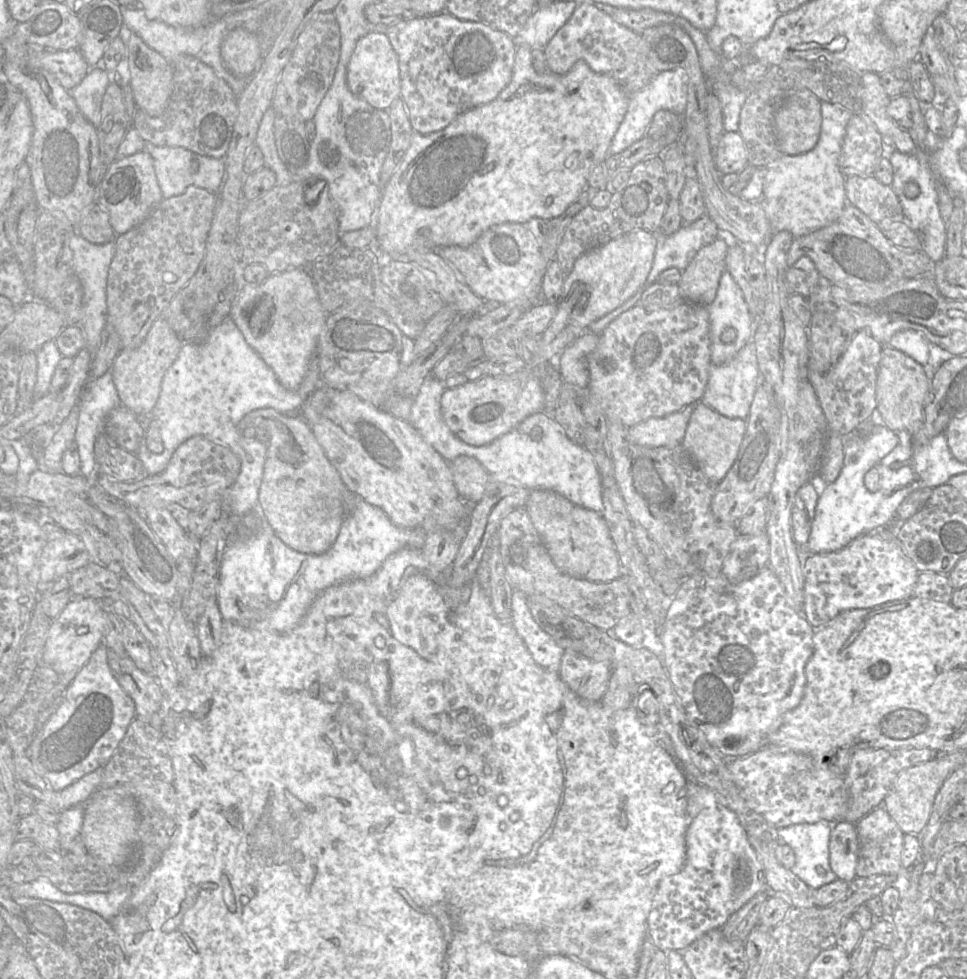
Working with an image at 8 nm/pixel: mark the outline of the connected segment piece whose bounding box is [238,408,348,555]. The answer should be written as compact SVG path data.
M273 408L247 413L238 428L242 431L248 427L263 427L269 432L258 508L276 536L288 547L305 554L326 552L339 534L348 488L326 457L312 429L301 414L289 415Z

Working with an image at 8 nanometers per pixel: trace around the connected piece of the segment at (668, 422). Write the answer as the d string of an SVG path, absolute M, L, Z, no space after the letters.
M694 405L663 417L647 419L628 428L631 442L644 447L668 447L682 443Z

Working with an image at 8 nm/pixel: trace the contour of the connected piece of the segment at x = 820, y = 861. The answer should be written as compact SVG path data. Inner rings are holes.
M832 822L795 824L778 829L780 841L789 845L796 857L791 868L813 890L837 879L829 862Z

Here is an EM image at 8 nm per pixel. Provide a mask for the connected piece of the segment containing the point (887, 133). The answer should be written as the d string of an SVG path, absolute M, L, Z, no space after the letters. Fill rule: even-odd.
M864 72L861 75L860 112L891 142L894 148L903 154L915 154L918 151L909 132L901 128L887 113L891 98L887 95L880 80L880 74Z

